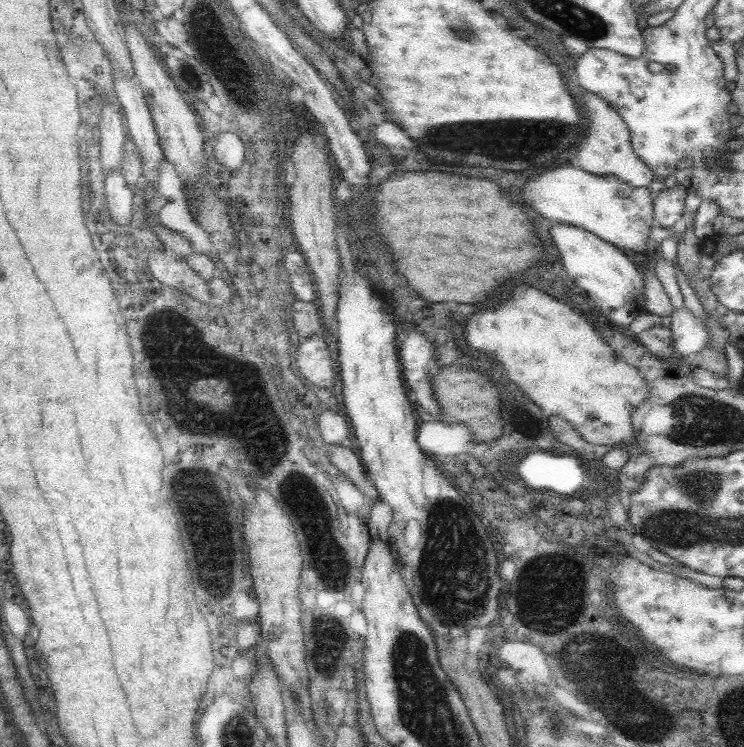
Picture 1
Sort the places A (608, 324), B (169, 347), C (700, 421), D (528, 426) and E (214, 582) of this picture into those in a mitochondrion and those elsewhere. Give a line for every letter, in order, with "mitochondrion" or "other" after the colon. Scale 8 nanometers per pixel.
A: other
B: mitochondrion
C: mitochondrion
D: other
E: other

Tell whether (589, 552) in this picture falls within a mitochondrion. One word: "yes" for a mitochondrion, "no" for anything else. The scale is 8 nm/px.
no

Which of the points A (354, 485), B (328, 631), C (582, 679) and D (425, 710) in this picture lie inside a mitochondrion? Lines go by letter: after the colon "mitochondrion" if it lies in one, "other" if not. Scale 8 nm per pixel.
A: other
B: mitochondrion
C: mitochondrion
D: mitochondrion

